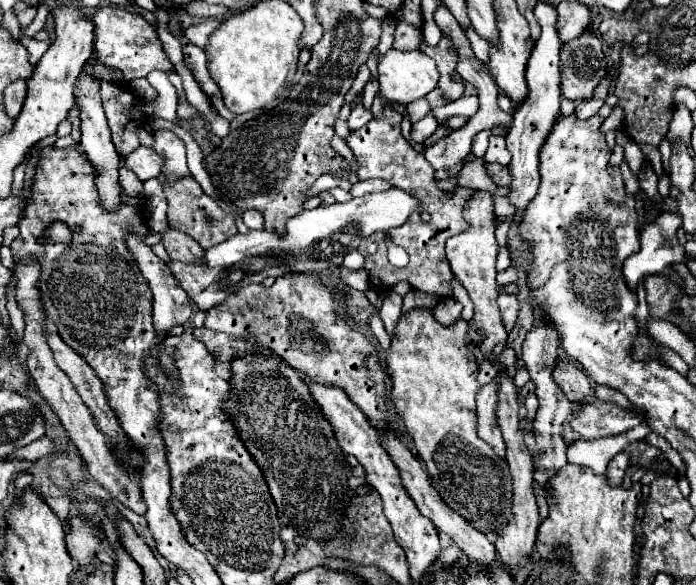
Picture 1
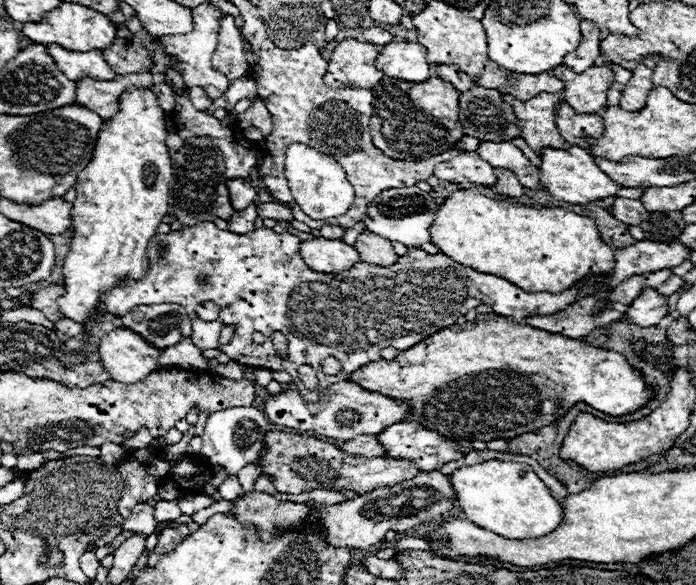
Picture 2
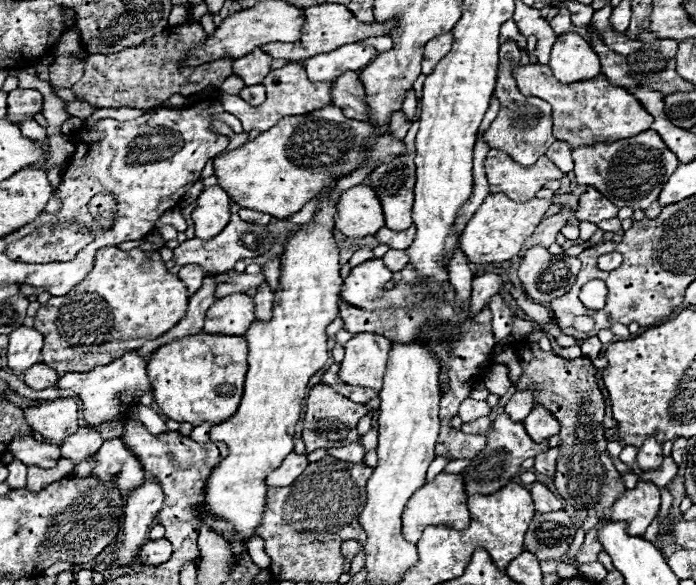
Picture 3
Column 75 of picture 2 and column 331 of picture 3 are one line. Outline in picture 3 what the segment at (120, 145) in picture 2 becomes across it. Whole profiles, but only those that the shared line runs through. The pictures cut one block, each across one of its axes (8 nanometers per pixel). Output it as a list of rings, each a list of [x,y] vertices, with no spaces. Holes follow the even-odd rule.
[[[330,186],[318,194],[320,210],[284,244],[272,320],[268,324],[254,322],[244,334],[248,340],[248,374],[242,402],[230,420],[210,428],[210,440],[226,442],[230,454],[208,476],[202,510],[230,522],[242,546],[256,536],[256,528],[262,524],[268,472],[278,468],[284,456],[294,450],[294,428],[302,414],[308,380],[328,362],[326,326],[338,316],[342,290],[338,248],[332,238],[336,202],[324,200],[328,192]]]

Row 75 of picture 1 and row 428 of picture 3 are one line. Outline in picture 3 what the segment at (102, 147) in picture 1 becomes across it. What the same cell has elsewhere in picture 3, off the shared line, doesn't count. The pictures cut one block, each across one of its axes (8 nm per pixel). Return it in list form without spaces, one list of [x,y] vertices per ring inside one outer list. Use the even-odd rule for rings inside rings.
[[[80,428],[76,434],[68,436],[60,450],[62,450],[62,458],[68,458],[72,460],[74,464],[80,464],[80,462],[86,462],[86,460],[92,460],[96,456],[96,450],[100,448],[102,444],[102,436],[100,432],[92,430],[92,428]]]

